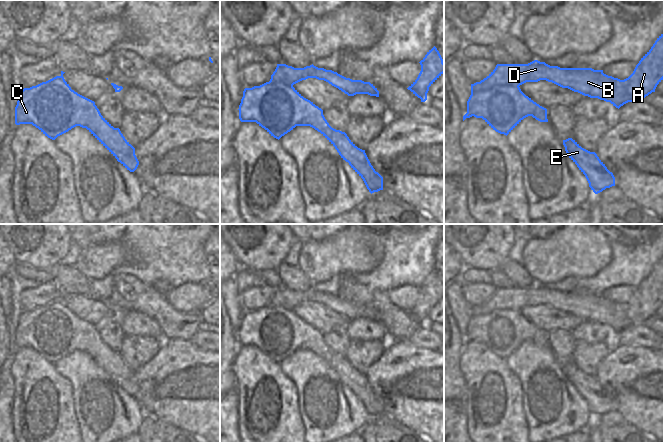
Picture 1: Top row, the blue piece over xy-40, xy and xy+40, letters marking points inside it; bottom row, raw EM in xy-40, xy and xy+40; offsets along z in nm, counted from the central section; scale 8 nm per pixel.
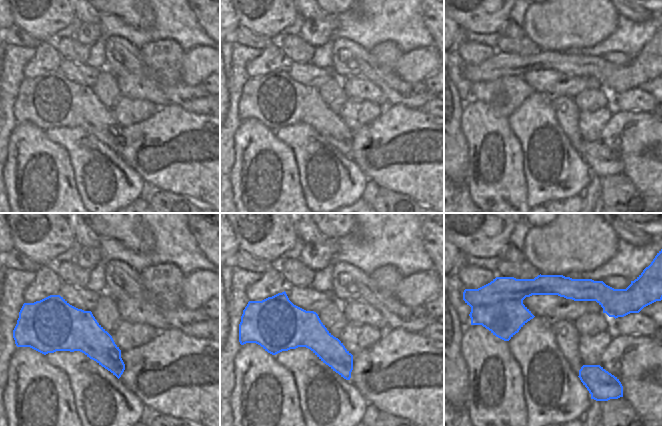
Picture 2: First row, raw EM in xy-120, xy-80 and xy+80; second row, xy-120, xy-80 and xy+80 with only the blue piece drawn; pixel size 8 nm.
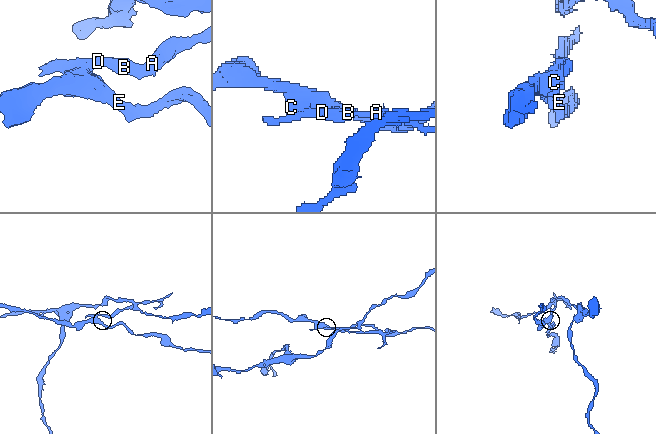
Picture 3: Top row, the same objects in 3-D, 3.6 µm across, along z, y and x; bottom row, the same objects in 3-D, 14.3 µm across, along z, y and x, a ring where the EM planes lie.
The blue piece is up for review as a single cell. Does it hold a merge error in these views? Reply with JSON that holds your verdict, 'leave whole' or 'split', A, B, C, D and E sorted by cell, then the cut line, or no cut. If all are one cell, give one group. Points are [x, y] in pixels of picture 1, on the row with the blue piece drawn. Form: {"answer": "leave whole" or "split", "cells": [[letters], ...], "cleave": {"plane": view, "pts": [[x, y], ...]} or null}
{"answer": "split", "cells": [["A", "B", "D"], ["C", "E"]], "cleave": {"plane": "xy+40", "pts": [[518, 85], [496, 85], [489, 89], [471, 92]]}}

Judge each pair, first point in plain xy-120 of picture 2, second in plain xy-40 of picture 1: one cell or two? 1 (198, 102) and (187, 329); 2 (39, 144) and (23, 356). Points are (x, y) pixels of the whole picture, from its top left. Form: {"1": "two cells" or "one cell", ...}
{"1": "one cell", "2": "one cell"}

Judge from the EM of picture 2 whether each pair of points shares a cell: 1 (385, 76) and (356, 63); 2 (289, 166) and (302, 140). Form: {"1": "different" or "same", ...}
{"1": "same", "2": "different"}

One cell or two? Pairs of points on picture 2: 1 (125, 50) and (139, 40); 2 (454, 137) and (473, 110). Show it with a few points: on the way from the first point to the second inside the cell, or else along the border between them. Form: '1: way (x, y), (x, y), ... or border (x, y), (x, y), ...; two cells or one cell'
1: border (111, 36), (121, 36), (138, 49); two cells
2: border (463, 106), (461, 132), (469, 151); two cells

